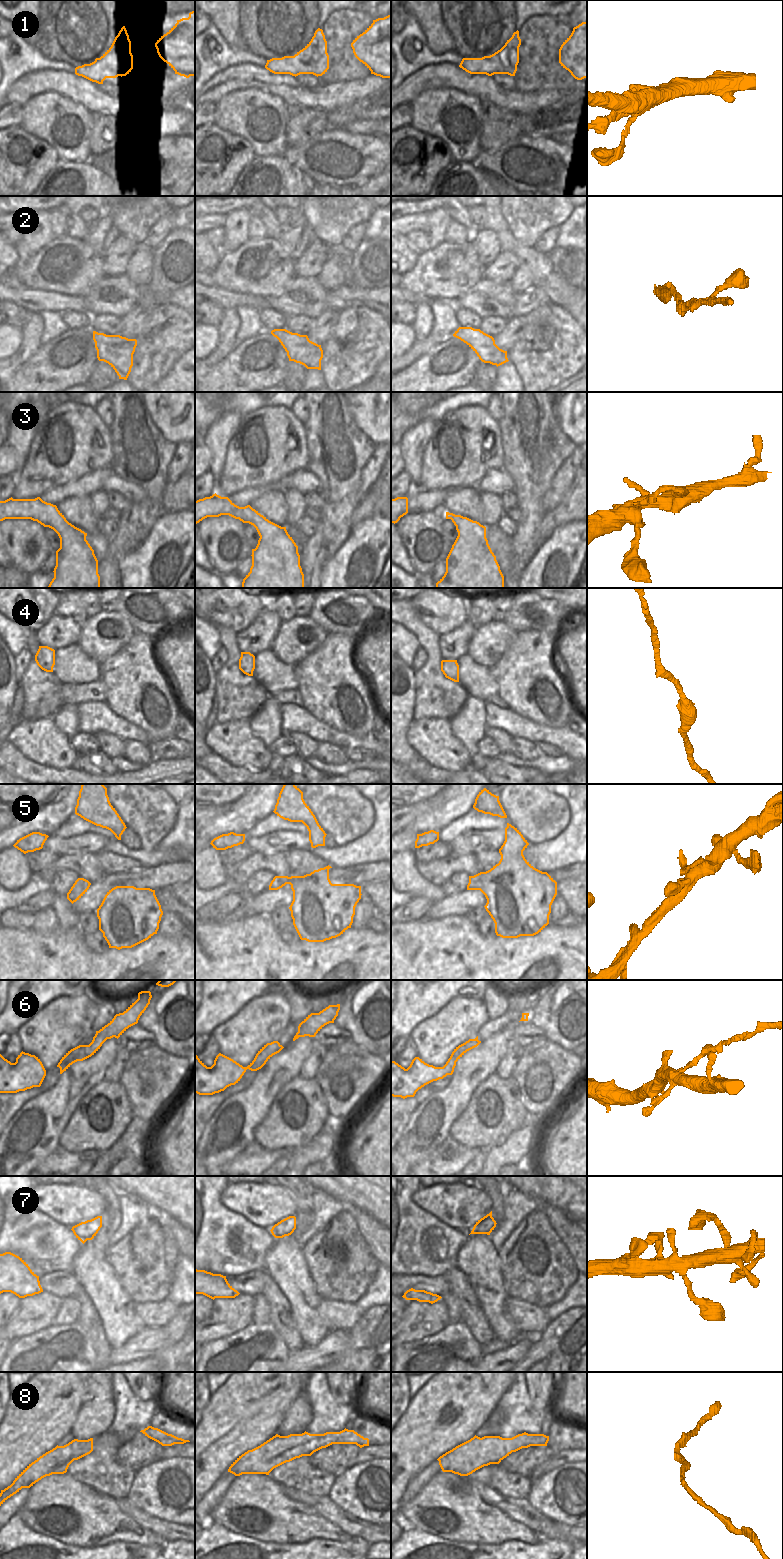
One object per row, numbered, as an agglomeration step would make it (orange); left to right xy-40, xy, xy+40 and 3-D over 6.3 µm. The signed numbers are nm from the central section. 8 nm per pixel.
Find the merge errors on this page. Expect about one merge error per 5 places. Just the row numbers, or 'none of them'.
1

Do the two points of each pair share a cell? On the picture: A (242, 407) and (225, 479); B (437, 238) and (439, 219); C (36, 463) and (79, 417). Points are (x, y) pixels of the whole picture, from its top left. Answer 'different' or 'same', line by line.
A: different
B: same
C: same

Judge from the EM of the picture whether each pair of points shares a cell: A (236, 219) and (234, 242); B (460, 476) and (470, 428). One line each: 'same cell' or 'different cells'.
A: same cell
B: same cell

